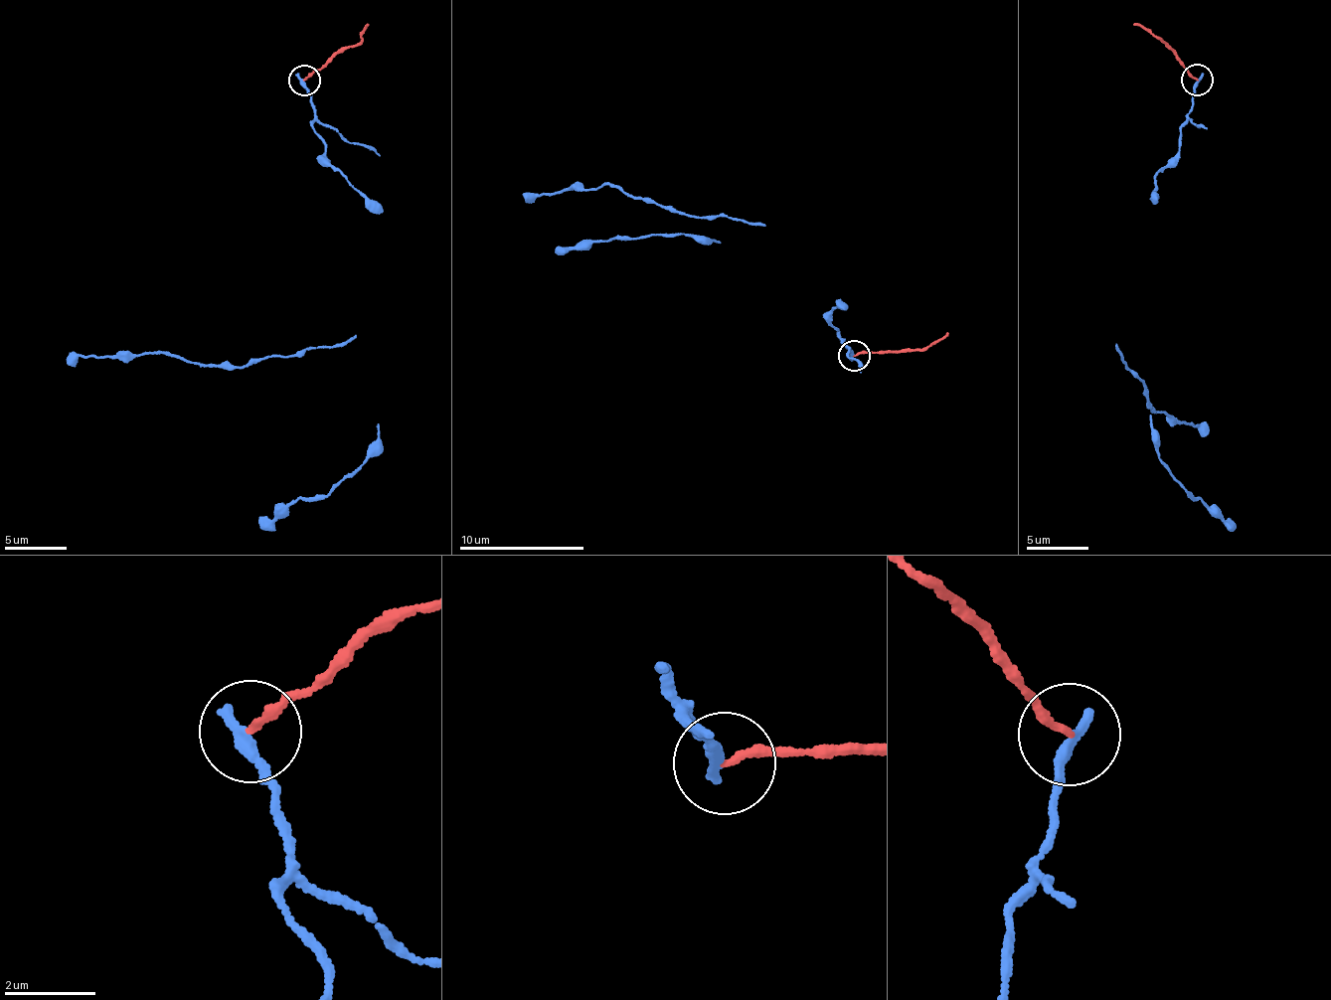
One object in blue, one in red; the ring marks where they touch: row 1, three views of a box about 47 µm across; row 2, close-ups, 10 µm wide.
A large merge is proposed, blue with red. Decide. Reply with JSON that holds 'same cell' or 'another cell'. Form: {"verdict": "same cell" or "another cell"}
{"verdict": "another cell"}

